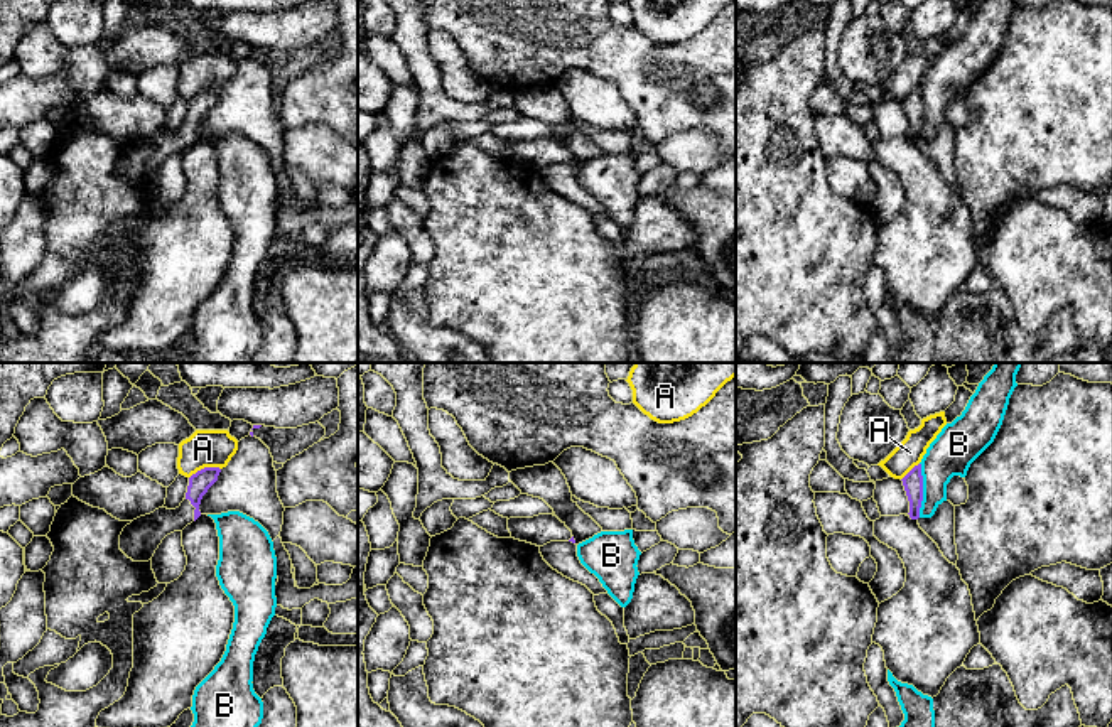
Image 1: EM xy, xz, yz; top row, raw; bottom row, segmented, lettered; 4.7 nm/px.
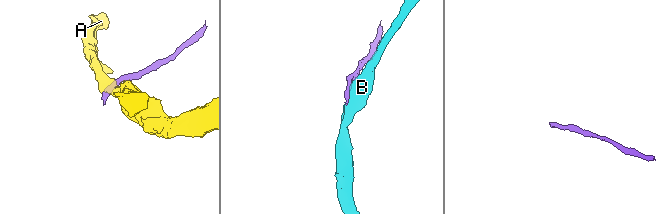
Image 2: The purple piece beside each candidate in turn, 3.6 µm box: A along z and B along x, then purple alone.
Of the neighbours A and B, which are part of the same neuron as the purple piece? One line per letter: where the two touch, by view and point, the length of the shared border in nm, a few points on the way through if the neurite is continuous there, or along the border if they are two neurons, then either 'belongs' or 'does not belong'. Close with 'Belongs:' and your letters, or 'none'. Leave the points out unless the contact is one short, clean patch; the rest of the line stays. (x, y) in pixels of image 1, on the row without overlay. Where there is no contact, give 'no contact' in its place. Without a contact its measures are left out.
A: xy (205, 90) | 160 nm | along xy (220, 90), (201, 90), (189, 100) | does not belong
B: yz (922, 112) | 260 nm | along yz (920, 85), (922, 129), (918, 139) | does not belong
Belongs: none

